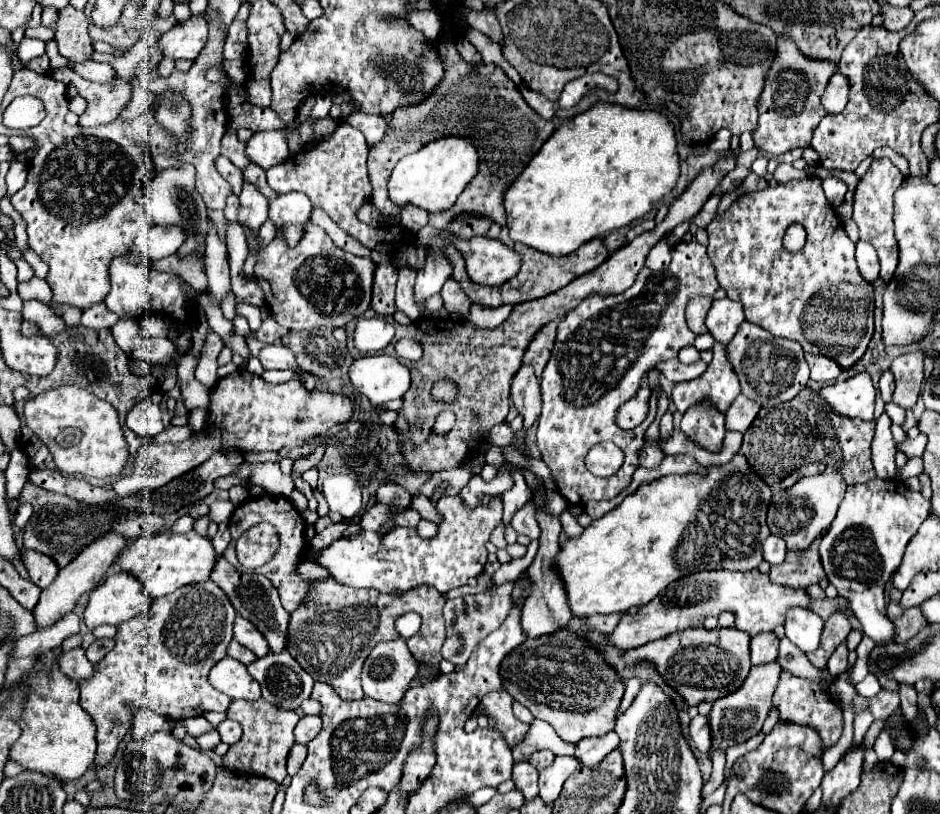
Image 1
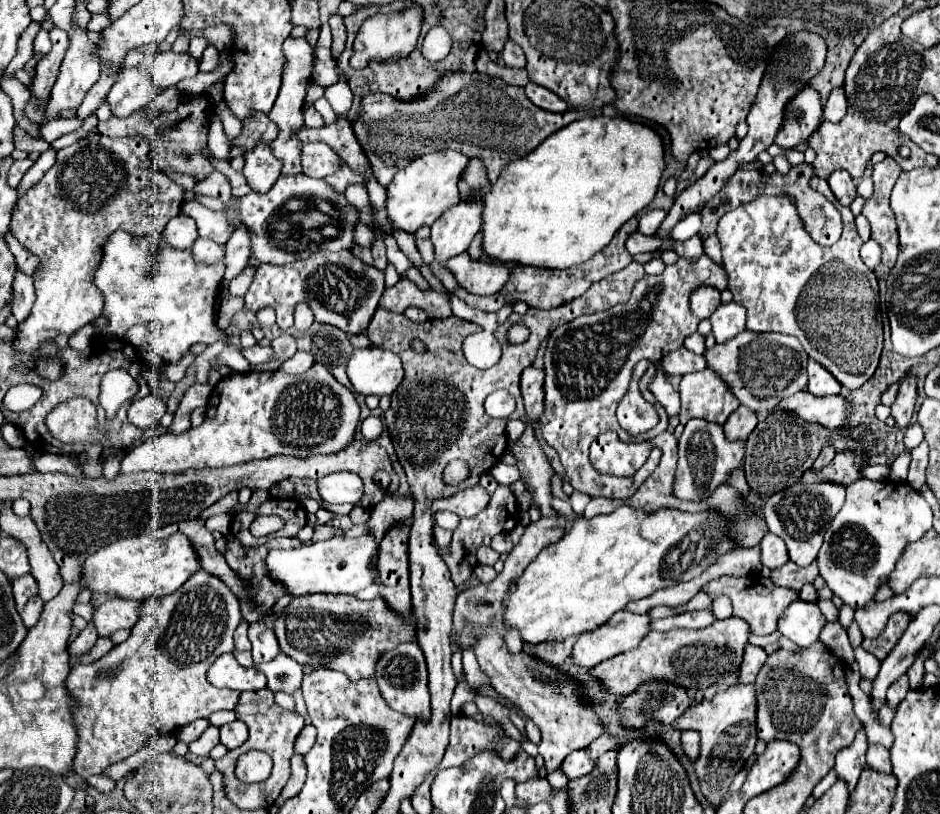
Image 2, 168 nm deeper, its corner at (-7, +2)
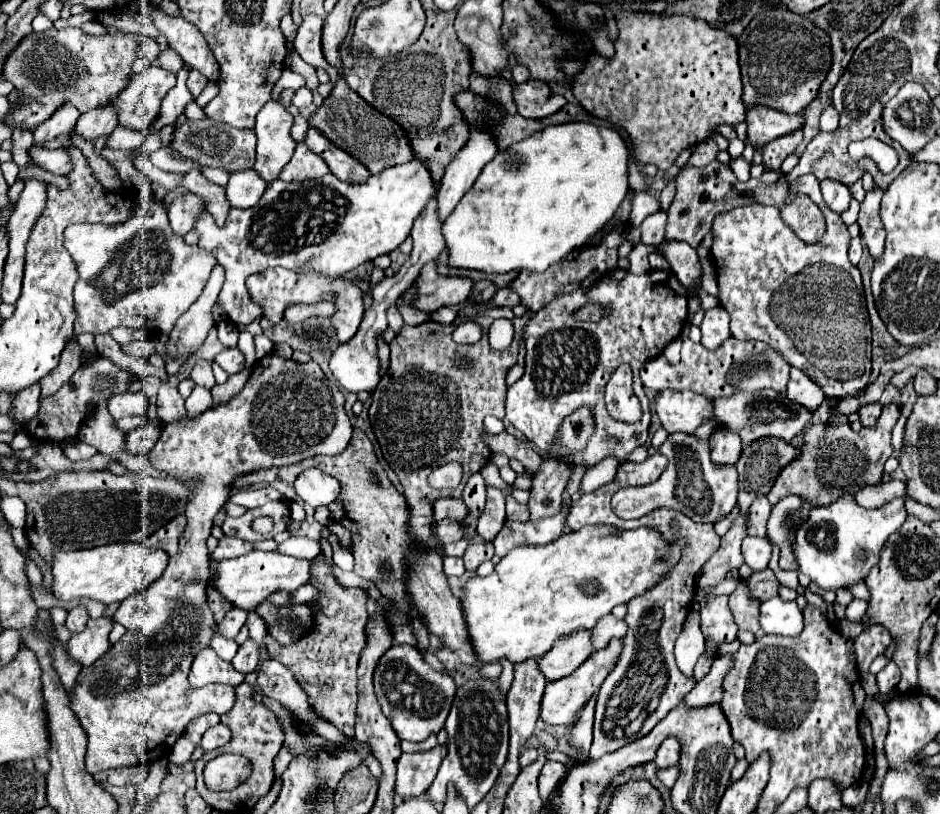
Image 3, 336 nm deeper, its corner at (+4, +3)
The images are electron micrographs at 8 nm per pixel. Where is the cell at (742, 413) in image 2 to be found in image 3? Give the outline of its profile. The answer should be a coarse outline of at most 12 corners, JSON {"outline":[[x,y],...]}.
{"outline":[[715,432],[709,446],[715,466],[735,464],[741,438]]}

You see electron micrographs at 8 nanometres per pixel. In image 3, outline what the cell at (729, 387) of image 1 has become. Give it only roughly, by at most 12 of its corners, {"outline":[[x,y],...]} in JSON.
{"outline":[[663,390],[655,398],[661,426],[693,432],[709,416],[709,398]]}

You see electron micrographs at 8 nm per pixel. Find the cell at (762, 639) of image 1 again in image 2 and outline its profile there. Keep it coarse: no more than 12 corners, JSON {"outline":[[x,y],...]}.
{"outline":[[746,645],[740,683],[754,681],[768,653],[762,647]]}

